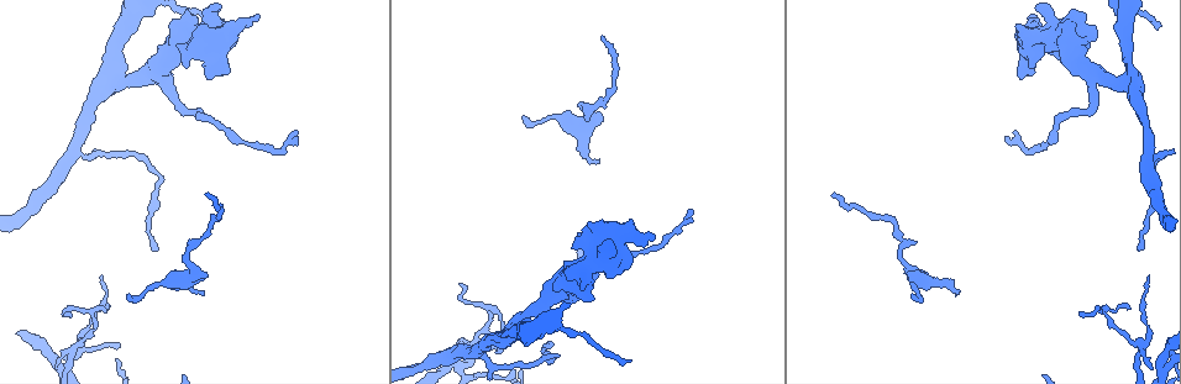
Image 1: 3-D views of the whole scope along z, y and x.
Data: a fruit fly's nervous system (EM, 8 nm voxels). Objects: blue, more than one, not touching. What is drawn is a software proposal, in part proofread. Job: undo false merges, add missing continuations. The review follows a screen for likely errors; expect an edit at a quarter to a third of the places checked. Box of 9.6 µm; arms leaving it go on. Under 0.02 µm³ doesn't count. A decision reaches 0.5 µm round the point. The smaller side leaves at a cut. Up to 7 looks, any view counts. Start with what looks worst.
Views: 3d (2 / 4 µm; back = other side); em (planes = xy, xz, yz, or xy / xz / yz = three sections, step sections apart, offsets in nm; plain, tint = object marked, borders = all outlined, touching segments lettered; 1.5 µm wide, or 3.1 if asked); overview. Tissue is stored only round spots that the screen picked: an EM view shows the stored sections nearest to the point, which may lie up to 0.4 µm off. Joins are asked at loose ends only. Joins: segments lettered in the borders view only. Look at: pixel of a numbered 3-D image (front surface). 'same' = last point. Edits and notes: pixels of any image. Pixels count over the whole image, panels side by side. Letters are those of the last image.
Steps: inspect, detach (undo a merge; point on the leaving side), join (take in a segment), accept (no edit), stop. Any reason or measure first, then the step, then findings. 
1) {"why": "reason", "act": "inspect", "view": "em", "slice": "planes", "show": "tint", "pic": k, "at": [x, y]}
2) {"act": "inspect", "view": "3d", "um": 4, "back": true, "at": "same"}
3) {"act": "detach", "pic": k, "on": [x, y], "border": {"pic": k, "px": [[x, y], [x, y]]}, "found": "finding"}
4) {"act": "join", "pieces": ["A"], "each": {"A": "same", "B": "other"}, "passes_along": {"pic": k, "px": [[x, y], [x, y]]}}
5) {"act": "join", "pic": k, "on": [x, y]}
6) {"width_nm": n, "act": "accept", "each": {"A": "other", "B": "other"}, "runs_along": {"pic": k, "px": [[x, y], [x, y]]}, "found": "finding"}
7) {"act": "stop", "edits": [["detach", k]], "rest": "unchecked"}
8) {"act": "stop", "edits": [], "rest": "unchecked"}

{"why": "thin end", "act": "inspect", "view": "em", "slice": "planes", "show": "borders", "pic": 1, "at": [458, 284]}

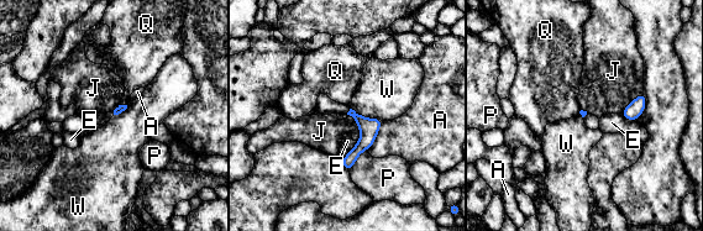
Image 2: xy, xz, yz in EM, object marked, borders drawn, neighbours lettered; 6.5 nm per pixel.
{"act": "accept", "each": {"A": "other", "E": "other", "J": "other", "P": "other", "Q": "other", "W": "other"}, "border": {"pic": 2, "px": [[643, 93], [620, 113]]}, "found": "none of them fits"}

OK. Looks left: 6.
{"why": "free end", "act": "inspect", "view": "3d", "um": 4, "pic": 1, "at": [129, 295]}

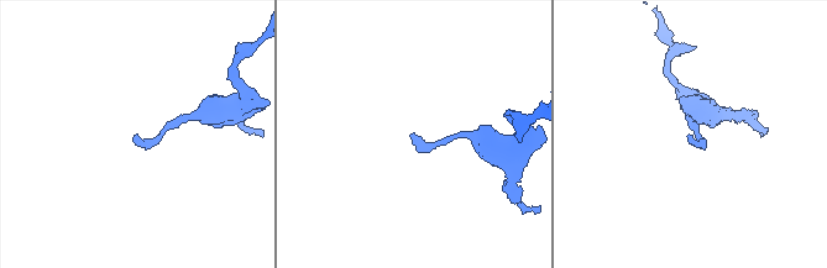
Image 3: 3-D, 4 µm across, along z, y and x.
{"act": "inspect", "view": "em", "um": 3.1, "slice": "xy", "step": 8, "show": "tint", "pic": 3, "at": [414, 133]}

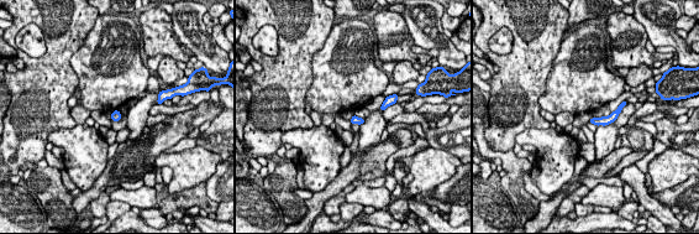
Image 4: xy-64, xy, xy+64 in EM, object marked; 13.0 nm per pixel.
{"why": "cut it another way", "act": "inspect", "view": "em", "um": 3.1, "slice": "planes", "show": "borders", "at": "same"}

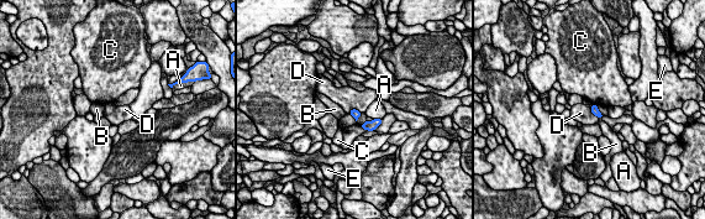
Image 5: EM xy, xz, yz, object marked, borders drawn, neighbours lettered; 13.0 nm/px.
{"act": "accept", "each": {"A": "other", "B": "other", "C": "other", "D": "other", "E": "other"}, "border": {"pic": 5, "px": [[348, 111], [354, 109], [361, 113]]}, "found": "no lettered segment goes on from it"}

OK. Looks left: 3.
{"why": "abrupt turn", "act": "inspect", "view": "em", "slice": "planes", "show": "plain", "pic": 1, "at": [79, 144]}

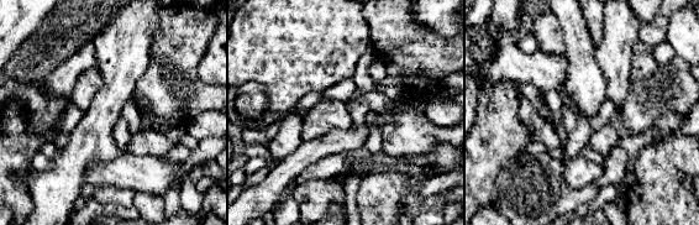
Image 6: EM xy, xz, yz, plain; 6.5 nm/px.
{"why": "what lies round it", "act": "inspect", "view": "em", "slice": "planes", "show": "borders", "at": "same"}

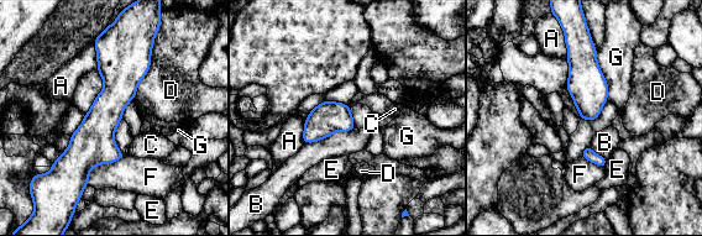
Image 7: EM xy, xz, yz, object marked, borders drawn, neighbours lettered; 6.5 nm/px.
{"act": "accept", "each": {"A": "other", "B": "other", "C": "other", "D": "other", "E": "other", "F": "other", "G": "other"}, "runs_along": {"pic": 7, "px": [[104, 43], [111, 101], [79, 184]]}, "found": "continuous, no second neuron"}

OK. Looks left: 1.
{"act": "stop", "edits": [], "rest": "unchecked"}

